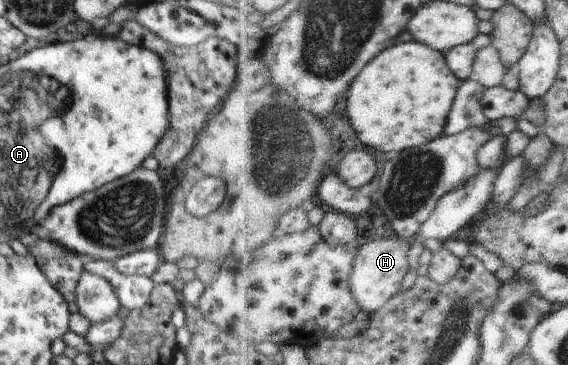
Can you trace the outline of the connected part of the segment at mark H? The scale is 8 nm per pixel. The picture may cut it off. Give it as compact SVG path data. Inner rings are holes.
M395 236L394 239L372 241L361 248L351 277L351 289L363 311L379 312L402 291L411 272L411 247L405 238Z

